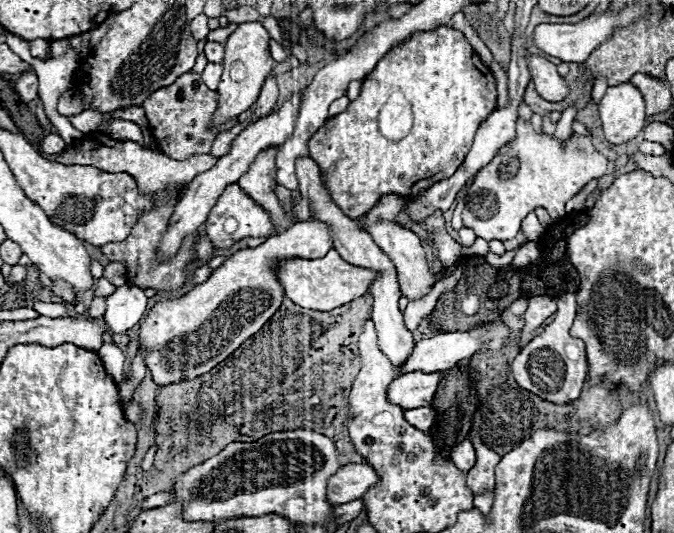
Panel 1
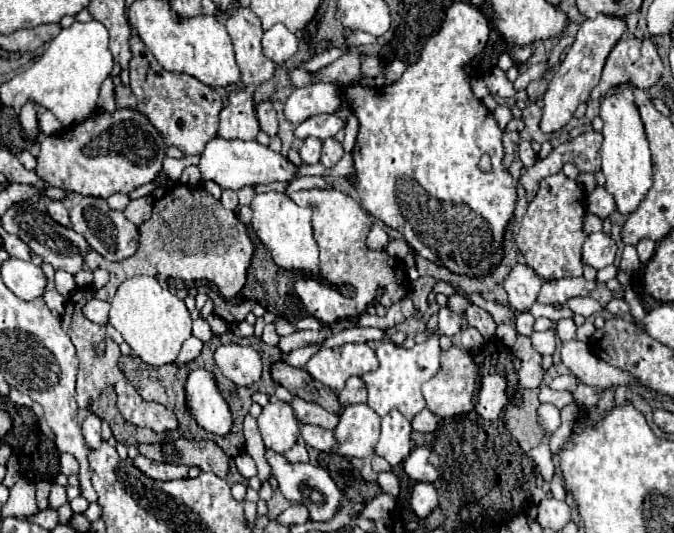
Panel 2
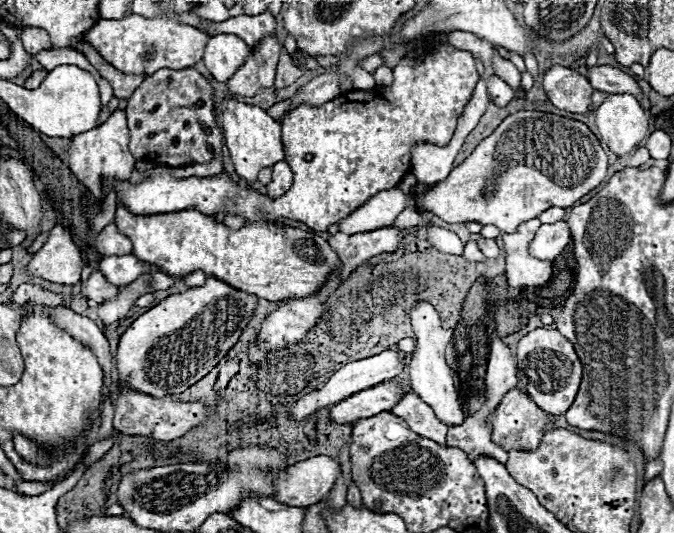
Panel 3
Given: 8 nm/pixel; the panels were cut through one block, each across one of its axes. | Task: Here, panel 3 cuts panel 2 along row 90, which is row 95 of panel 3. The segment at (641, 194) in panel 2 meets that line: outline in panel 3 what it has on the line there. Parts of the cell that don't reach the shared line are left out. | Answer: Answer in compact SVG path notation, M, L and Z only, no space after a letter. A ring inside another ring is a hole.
M608 94L596 110L596 126L616 156L634 152L648 134L646 112L632 94Z

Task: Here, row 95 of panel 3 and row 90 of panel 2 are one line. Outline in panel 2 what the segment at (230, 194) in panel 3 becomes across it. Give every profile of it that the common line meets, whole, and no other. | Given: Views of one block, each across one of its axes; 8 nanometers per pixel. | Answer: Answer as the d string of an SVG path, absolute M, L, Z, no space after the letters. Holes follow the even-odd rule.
M456 2L446 10L446 18L438 34L426 40L418 62L408 66L398 82L380 88L360 84L340 88L342 98L360 120L352 156L358 178L356 190L362 206L386 226L400 226L404 240L422 258L470 278L490 276L502 262L502 242L518 198L512 176L502 166L502 130L498 128L492 112L474 98L470 90L470 76L464 72L464 64L484 50L488 34L490 28L484 14L468 2ZM482 154L490 154L492 158L490 172L478 170Z

